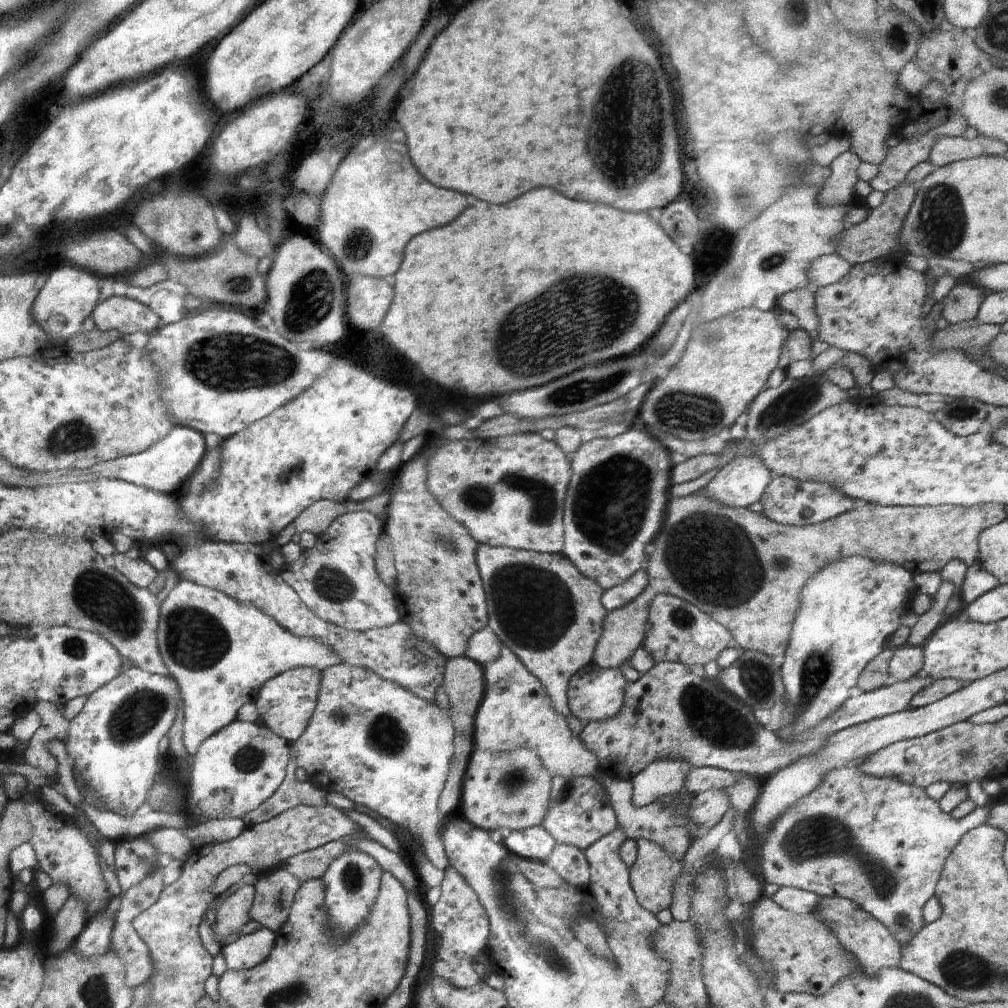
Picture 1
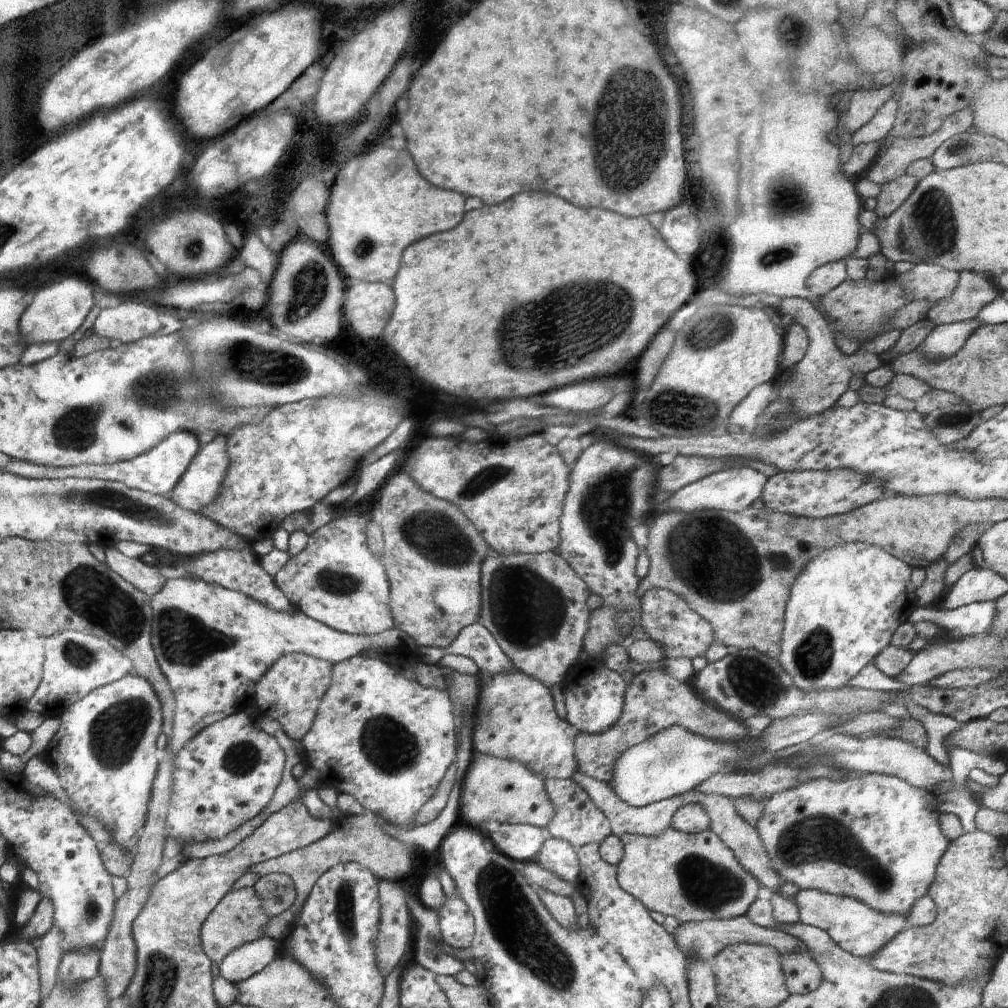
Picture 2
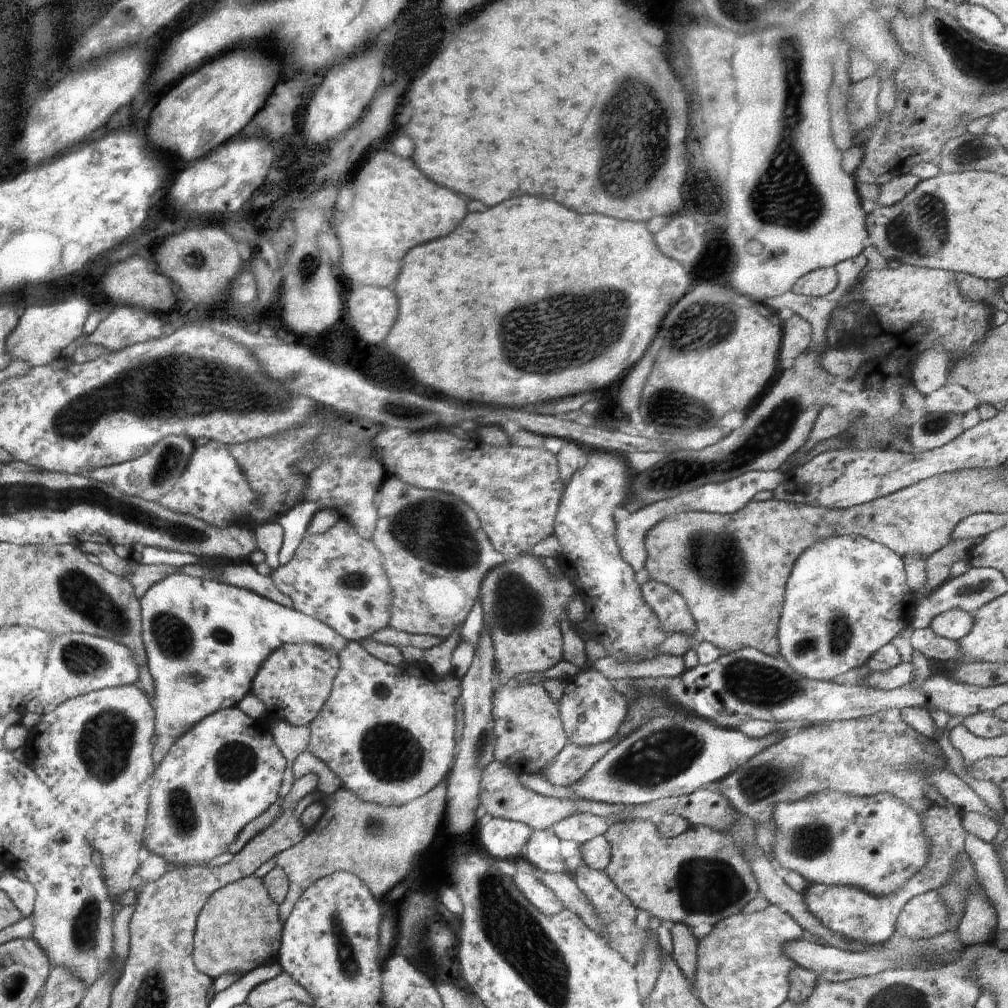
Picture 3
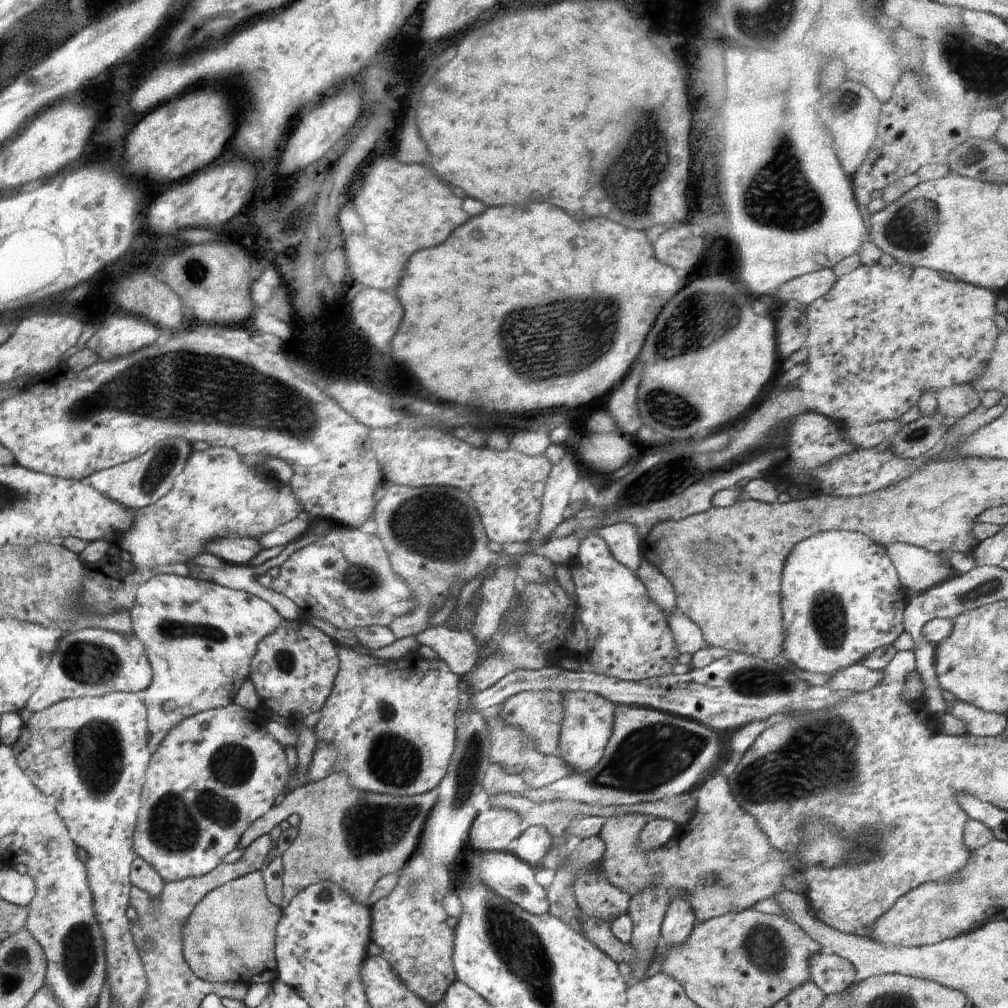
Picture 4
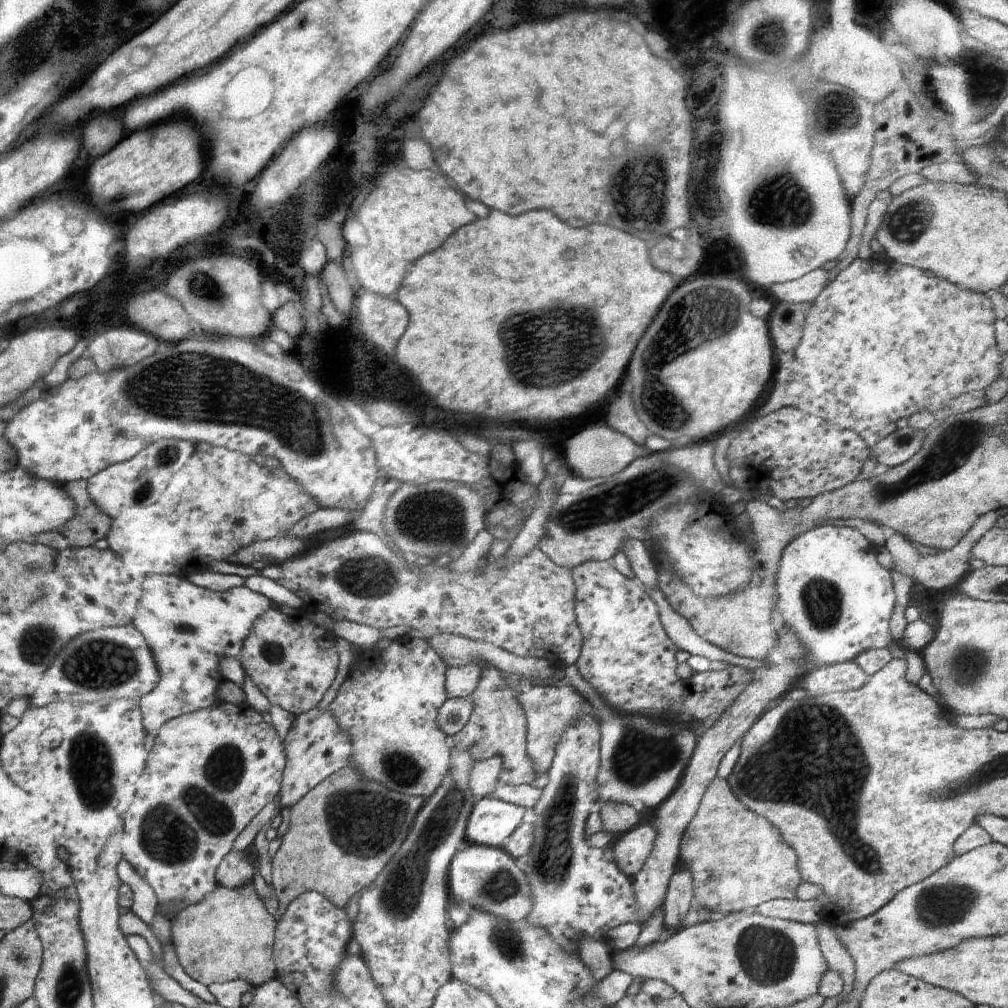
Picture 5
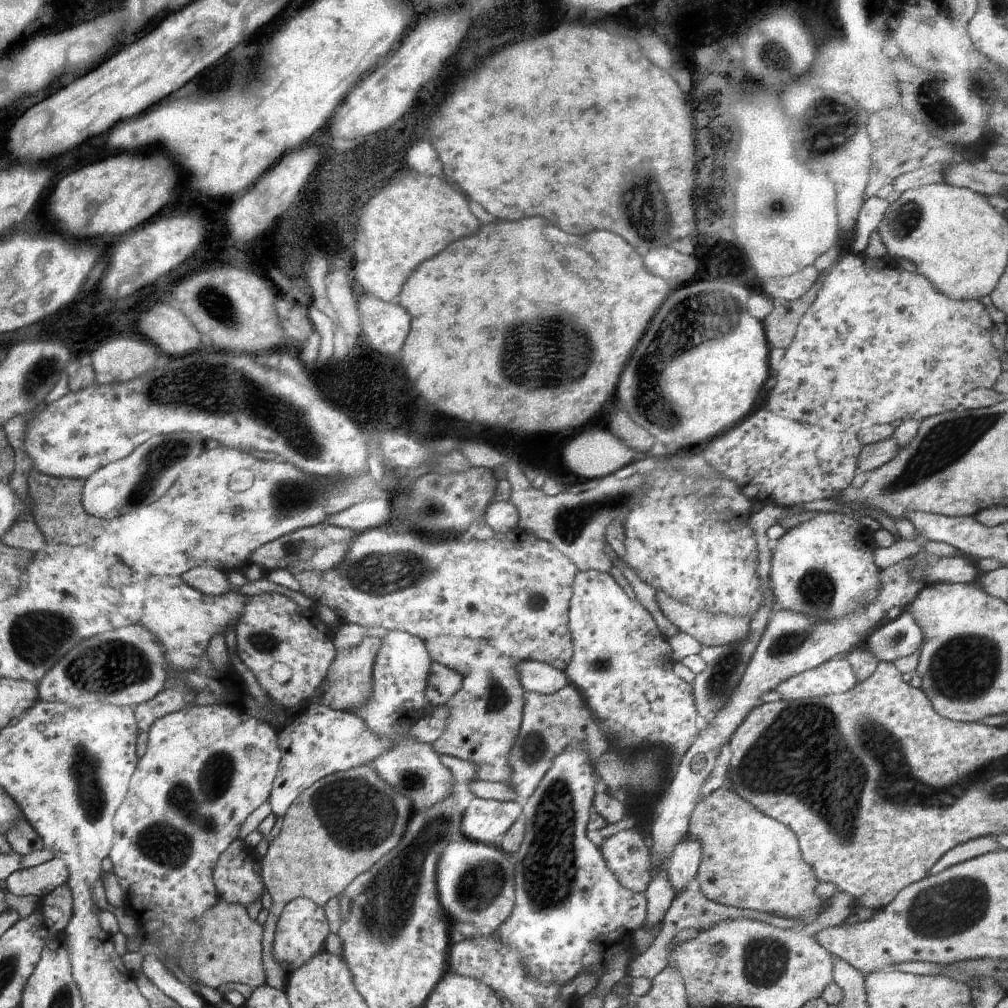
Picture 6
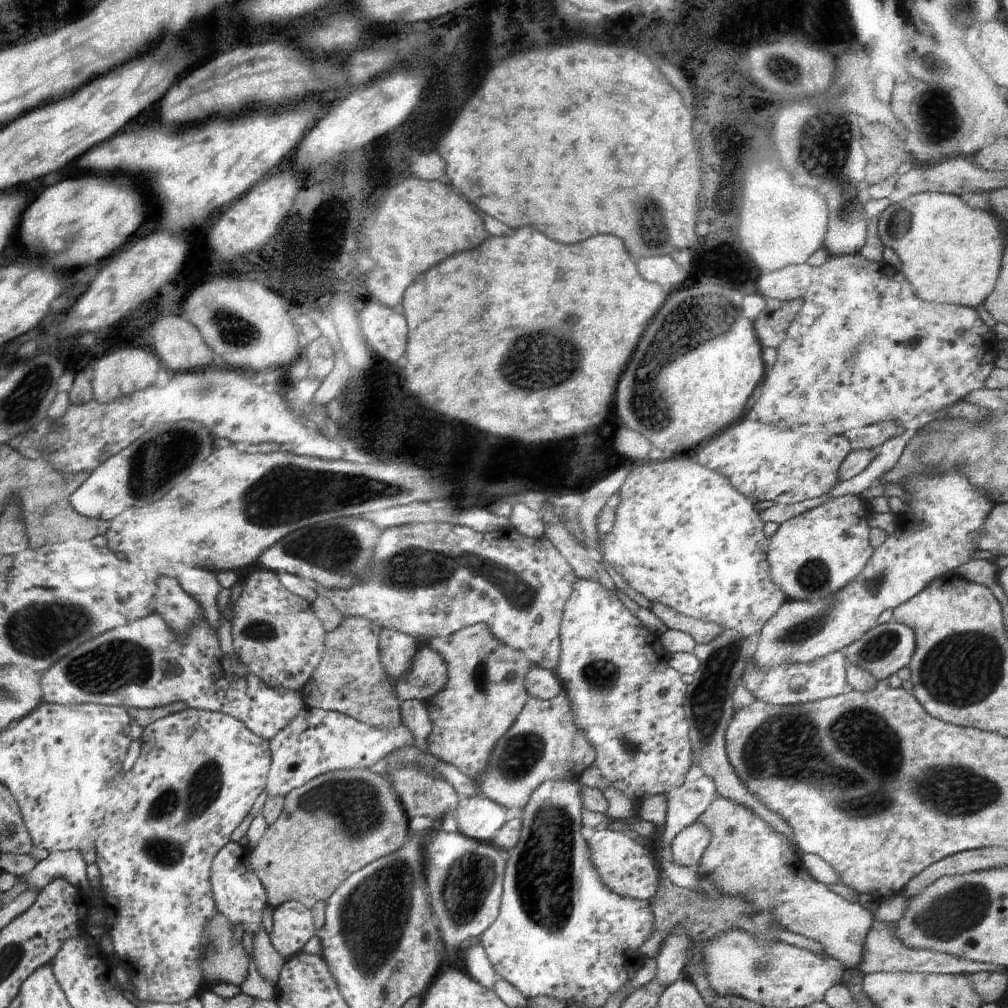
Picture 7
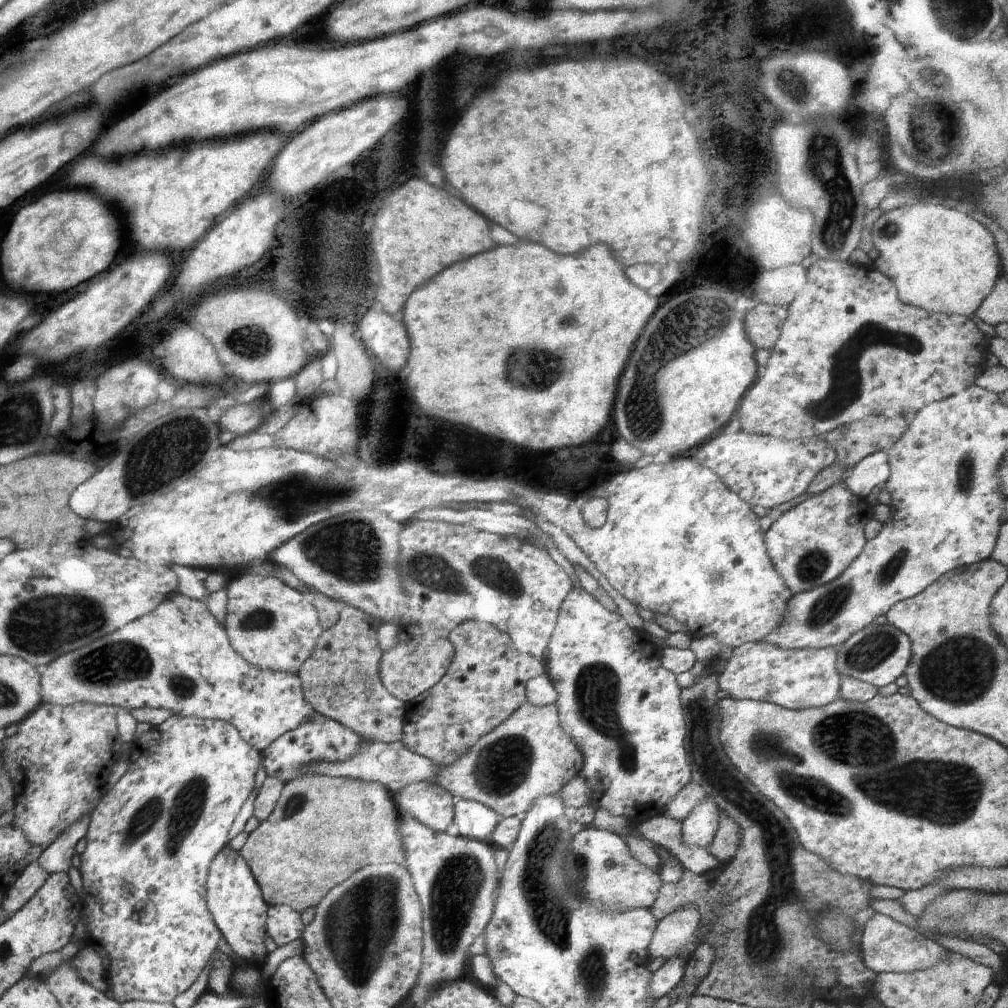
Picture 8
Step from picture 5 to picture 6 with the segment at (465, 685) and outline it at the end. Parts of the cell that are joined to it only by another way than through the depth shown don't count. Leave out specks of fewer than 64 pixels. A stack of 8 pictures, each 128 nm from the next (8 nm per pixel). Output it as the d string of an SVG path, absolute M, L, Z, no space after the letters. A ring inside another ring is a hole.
M432 662L429 678L426 680L425 699L434 706L444 705L448 702L464 683L460 673L439 662Z

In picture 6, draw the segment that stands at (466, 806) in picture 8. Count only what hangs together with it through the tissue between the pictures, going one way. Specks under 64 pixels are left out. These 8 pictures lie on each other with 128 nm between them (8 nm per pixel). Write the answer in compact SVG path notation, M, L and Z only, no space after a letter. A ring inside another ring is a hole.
M474 797L464 810L461 832L465 838L496 845L518 820L523 805L512 801L497 801Z

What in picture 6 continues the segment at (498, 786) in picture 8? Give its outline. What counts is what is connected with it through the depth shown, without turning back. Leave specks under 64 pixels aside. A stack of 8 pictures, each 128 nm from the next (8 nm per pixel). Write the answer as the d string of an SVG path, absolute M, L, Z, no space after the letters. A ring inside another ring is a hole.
M570 682L551 695L529 691L523 708L520 731L517 732L517 738L513 740L509 750L511 773L506 784L515 794L513 801L521 805L526 804L530 795L537 790L541 780L548 774L557 756L568 751L573 745L581 745L590 754L589 758L594 764L609 750L606 744L604 733L584 697Z

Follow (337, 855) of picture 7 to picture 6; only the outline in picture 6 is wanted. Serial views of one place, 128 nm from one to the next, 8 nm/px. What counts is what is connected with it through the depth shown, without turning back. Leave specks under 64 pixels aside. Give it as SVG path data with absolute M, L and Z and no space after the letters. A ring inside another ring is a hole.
M362 765L321 778L304 789L290 804L282 818L281 831L273 838L266 854L261 858L260 877L272 898L261 940L266 985L279 991L285 991L287 987L286 973L273 953L275 926L284 908L298 897L309 898L323 907L330 899L342 894L358 874L368 871L374 862L378 862L404 838L406 824L409 824L410 803L409 797L396 794L396 790L388 788L388 783L376 772L374 766Z

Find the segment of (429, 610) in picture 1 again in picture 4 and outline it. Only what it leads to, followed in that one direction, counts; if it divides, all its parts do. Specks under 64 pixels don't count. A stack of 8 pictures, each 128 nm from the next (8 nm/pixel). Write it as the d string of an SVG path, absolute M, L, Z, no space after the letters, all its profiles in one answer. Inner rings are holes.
M392 484L392 486L388 488L385 496L378 501L377 510L374 511L374 514L374 522L376 523L375 535L382 541L386 552L389 553L389 559L391 560L391 564L393 565L395 572L397 572L398 576L401 576L409 584L409 588L412 592L411 599L413 600L413 608L404 616L399 617L394 623L390 623L388 626L390 632L392 632L397 639L404 638L405 636L412 636L412 634L418 634L422 632L422 630L426 629L429 618L433 616L434 612L440 609L442 603L449 596L449 588L452 586L452 583L460 580L464 582L464 584L462 584L463 586L471 579L476 578L476 576L480 576L480 574L482 574L482 570L484 570L484 568L488 569L490 564L495 564L495 568L504 565L516 565L519 579L524 578L524 580L534 581L535 583L547 583L550 579L555 578L555 564L544 555L532 553L531 555L520 554L520 556L498 556L498 554L494 554L494 552L488 548L488 544L486 544L486 542L488 542L488 538L486 538L487 534L484 532L484 526L480 524L480 516L478 516L476 508L474 508L473 500L463 490L456 490L456 487L448 488L448 486L440 485L430 485L429 487L409 487L406 485ZM433 605L436 605L436 608L433 613L429 614L430 607Z

